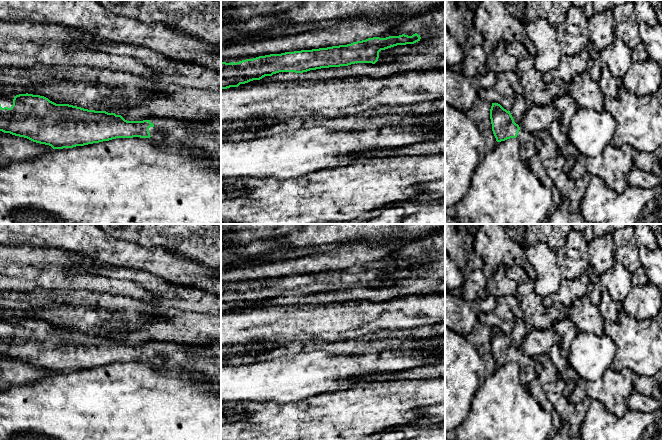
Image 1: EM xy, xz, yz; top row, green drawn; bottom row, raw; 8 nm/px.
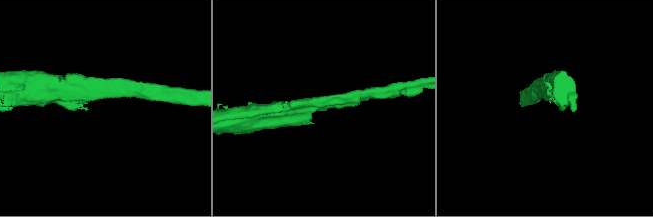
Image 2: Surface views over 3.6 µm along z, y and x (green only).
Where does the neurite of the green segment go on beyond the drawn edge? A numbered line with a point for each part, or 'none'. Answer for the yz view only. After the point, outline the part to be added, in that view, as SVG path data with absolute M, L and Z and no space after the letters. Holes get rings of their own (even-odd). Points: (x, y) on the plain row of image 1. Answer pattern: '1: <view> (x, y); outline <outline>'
1: yz (529, 369); outline M521 353L519 354L516 363L519 366L519 377L521 383L526 387L537 379L543 371L543 366L538 359L533 359Z

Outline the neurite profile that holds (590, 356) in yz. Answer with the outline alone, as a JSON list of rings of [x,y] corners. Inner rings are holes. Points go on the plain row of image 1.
[[[578,331],[571,343],[568,362],[580,379],[599,381],[612,366],[616,351],[617,346],[609,336]]]

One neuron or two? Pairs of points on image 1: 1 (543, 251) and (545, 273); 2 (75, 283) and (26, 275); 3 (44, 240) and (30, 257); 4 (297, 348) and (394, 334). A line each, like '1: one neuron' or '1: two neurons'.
1: one neuron
2: one neuron
3: two neurons
4: one neuron

